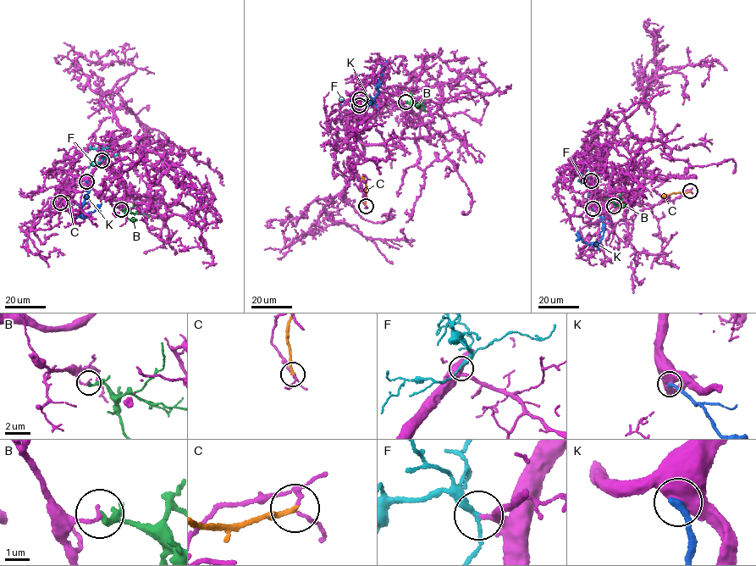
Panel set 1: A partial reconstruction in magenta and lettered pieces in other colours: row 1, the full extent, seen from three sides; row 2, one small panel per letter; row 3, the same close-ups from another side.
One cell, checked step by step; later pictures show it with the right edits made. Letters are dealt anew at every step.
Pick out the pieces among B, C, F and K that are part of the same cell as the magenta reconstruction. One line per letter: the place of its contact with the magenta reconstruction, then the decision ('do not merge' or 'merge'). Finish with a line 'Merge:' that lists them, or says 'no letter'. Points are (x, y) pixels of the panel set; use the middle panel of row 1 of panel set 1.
B: (405, 102) | do not merge
C: (366, 206) | do not merge
F: (359, 105) | do not merge
K: (360, 99) | do not merge
Merge: no letter

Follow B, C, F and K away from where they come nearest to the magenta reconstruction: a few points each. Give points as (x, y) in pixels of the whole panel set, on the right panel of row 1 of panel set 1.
B: (614, 206), (620, 196)
C: (690, 191), (662, 196)
F: (591, 180), (580, 179), (583, 177)
K: (593, 208), (603, 219), (601, 241), (587, 244), (580, 239), (577, 230)

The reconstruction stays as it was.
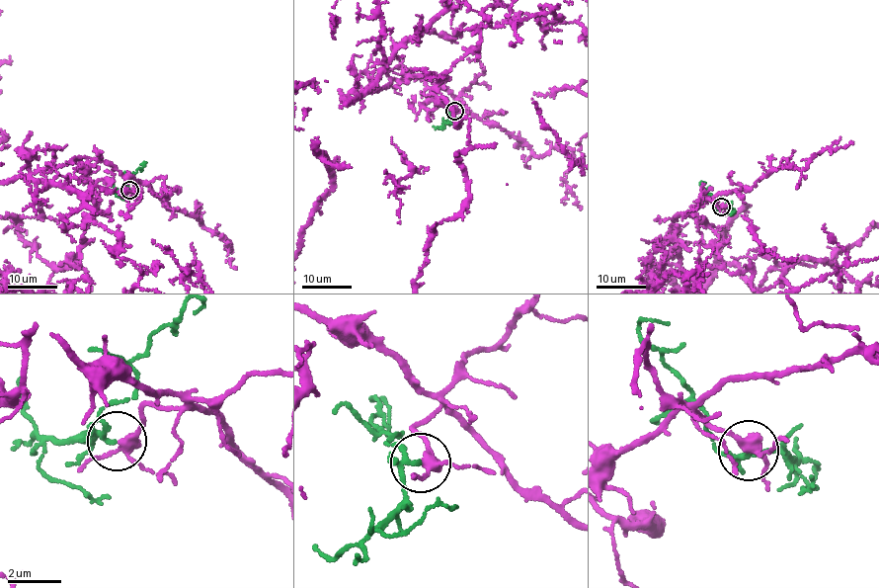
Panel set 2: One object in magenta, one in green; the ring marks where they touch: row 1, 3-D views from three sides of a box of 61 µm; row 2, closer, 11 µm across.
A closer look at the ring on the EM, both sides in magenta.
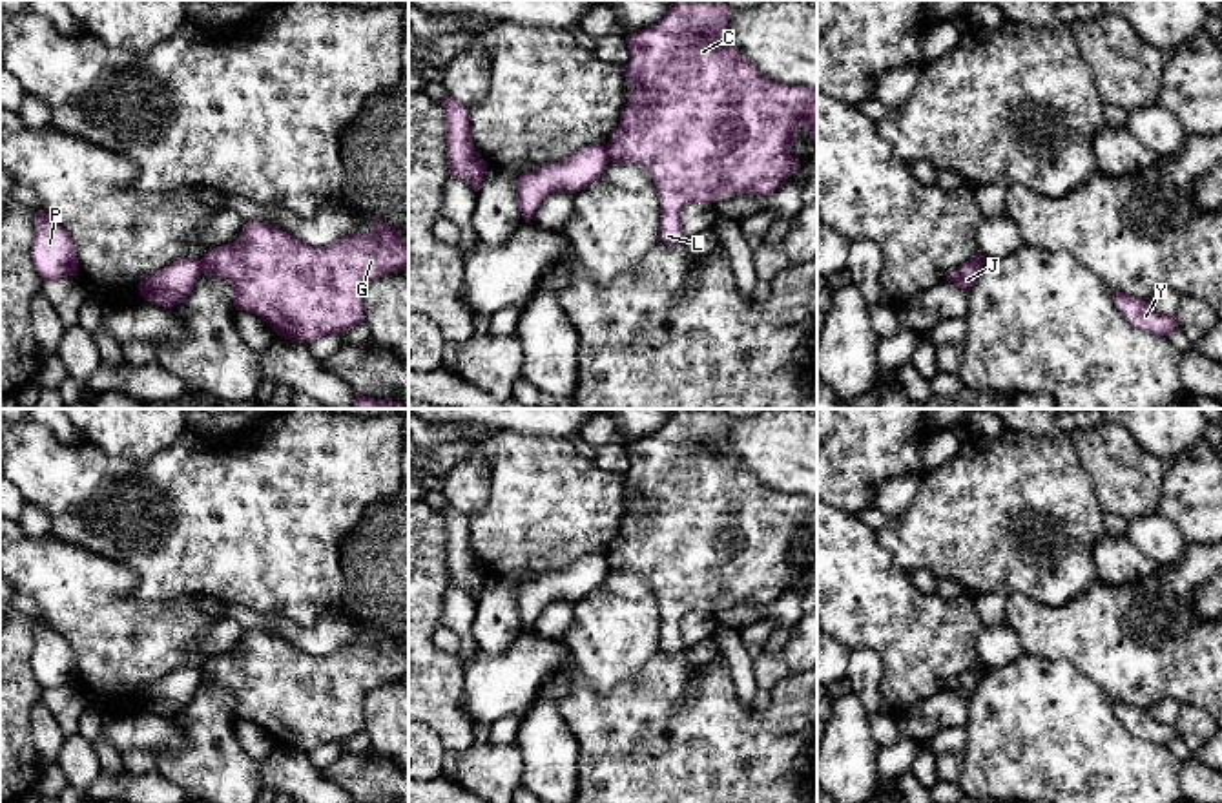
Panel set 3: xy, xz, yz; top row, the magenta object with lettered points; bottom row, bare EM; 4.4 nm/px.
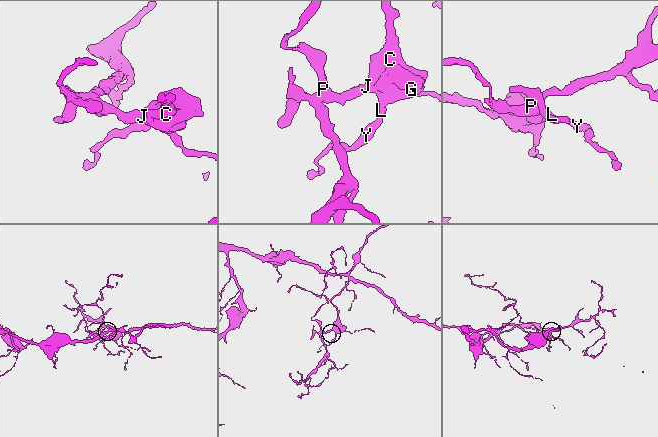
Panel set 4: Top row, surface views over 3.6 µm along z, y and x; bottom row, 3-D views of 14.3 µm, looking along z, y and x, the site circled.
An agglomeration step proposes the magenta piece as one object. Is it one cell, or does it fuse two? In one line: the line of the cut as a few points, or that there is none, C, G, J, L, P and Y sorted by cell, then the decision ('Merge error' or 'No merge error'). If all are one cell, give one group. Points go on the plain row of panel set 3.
Split along xy (199, 668), (203, 681). Groups: C G J L Y / P. Merge error

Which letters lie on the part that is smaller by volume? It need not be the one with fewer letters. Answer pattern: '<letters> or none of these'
P

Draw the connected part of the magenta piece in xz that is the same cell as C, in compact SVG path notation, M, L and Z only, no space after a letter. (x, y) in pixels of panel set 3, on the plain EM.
M677 409L658 433L626 445L629 507L606 558L613 571L633 571L653 586L664 653L686 646L680 622L689 611L773 602L801 577L790 564L797 540L804 535L817 546L817 500L764 487L728 443L731 422L720 409Z

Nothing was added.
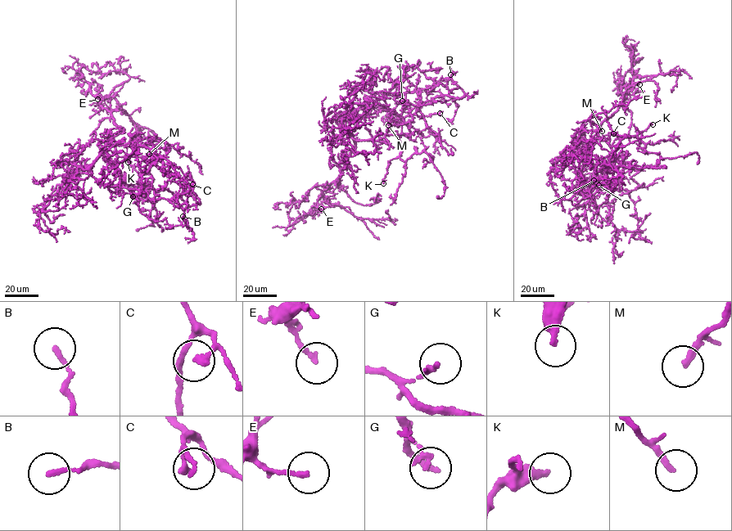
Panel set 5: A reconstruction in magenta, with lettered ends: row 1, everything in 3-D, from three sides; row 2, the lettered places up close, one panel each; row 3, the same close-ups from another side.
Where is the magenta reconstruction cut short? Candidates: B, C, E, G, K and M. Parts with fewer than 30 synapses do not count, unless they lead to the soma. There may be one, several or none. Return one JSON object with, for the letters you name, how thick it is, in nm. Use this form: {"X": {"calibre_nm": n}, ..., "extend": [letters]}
{"extend": []}

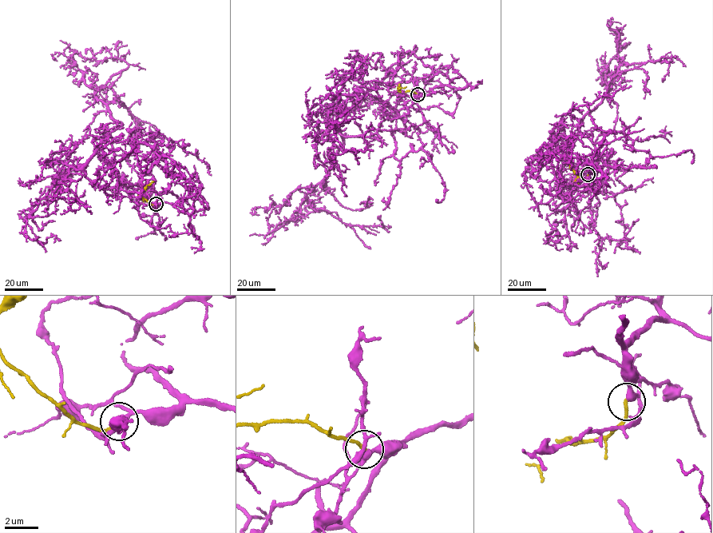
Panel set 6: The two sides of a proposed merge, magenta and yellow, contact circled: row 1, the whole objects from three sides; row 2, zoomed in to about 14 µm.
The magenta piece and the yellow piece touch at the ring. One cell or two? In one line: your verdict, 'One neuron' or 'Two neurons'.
One neuron

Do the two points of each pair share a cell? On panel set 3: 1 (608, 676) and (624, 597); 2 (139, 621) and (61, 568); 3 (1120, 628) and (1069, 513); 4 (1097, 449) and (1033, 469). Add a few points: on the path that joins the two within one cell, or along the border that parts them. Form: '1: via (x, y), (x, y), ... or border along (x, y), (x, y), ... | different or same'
1: via (608, 656), (611, 636), (621, 617) | same
2: via (119, 621), (113, 621), (81, 588) | same
3: border along (1097, 579), (1073, 599), (1060, 604) | different
4: border along (1067, 433), (1097, 493) | different

